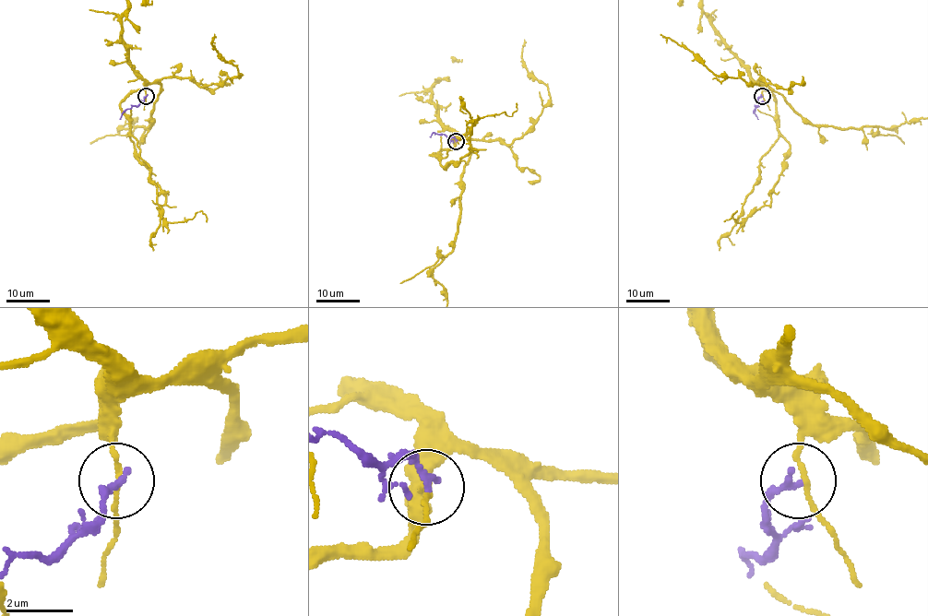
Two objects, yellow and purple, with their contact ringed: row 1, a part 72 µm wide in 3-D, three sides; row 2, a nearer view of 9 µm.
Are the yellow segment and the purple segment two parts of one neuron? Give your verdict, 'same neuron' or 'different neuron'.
different neuron

